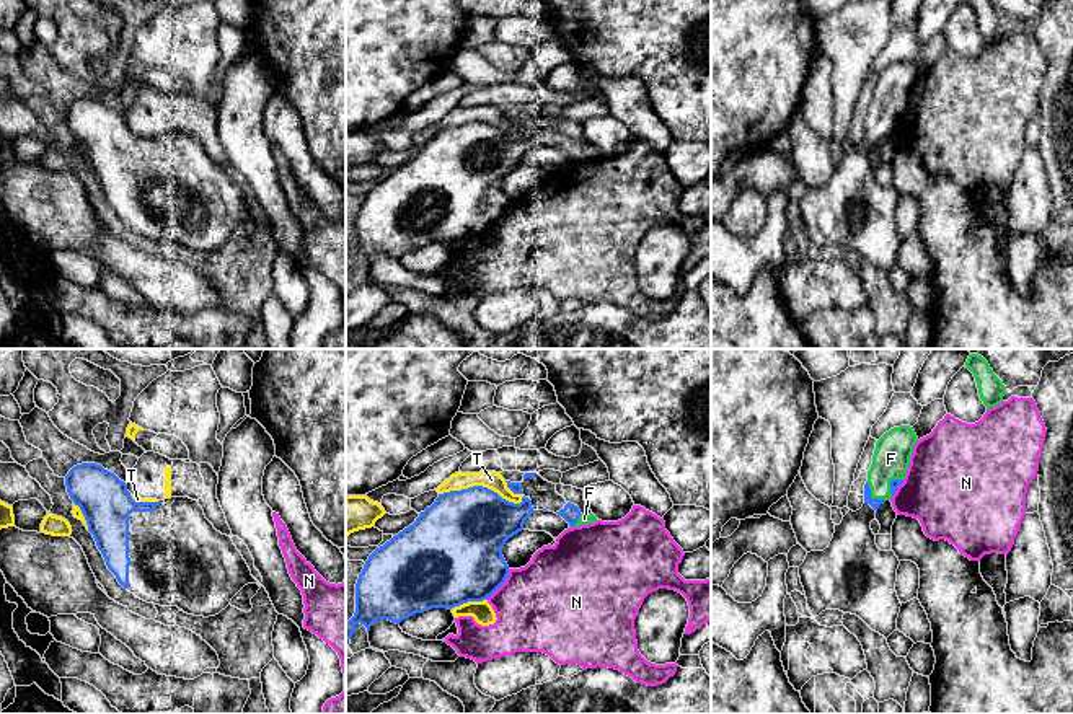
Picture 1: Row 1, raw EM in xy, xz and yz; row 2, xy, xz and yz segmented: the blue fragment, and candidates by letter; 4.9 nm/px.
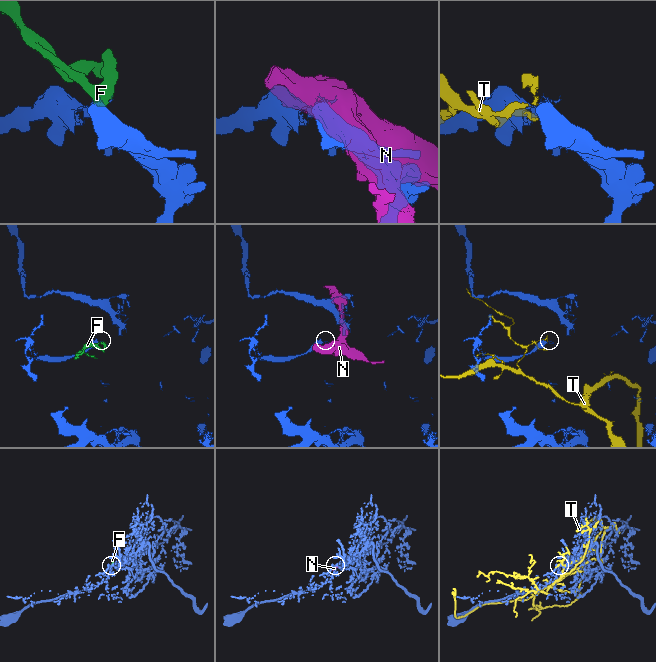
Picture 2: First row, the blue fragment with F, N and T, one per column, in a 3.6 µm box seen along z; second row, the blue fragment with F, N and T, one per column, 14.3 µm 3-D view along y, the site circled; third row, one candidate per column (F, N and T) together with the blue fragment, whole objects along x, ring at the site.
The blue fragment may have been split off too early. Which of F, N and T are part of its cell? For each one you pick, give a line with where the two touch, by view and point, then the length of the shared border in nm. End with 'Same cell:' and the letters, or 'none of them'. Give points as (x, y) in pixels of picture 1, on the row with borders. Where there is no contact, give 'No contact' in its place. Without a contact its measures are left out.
F: Touches blue at yz (869, 496). Shared border 140 nm
Same cell: F

